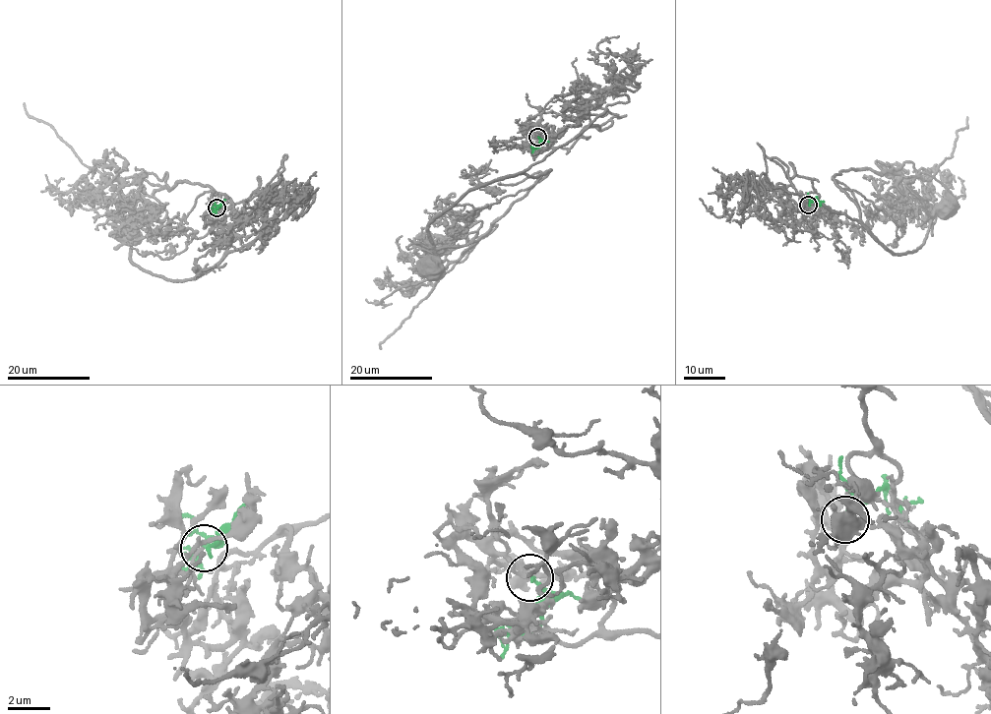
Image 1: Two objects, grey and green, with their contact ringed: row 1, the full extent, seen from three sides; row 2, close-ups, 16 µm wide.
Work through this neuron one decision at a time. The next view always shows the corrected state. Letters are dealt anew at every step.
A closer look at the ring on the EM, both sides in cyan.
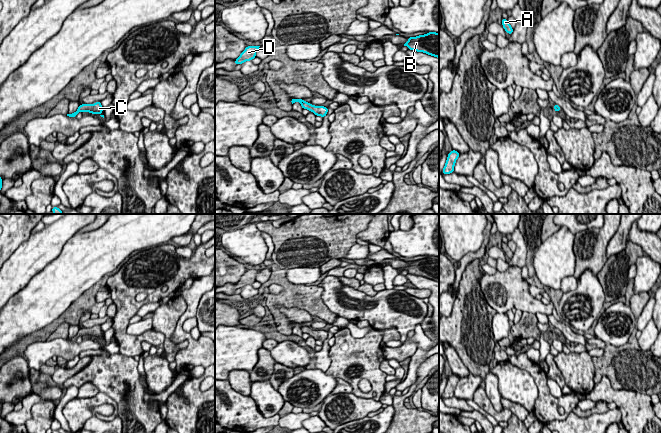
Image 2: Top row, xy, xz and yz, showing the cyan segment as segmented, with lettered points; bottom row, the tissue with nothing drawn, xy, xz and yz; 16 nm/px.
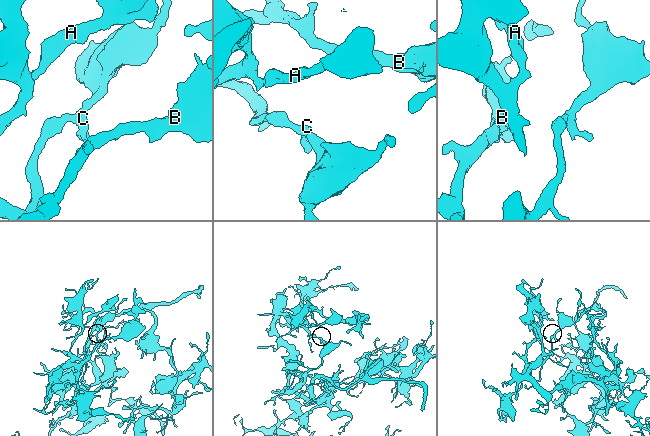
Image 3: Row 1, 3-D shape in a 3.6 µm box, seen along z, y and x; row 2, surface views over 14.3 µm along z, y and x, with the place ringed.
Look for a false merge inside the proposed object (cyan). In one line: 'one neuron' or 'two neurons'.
one neuron

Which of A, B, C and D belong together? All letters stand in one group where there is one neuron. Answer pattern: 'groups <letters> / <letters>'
groups A B C D

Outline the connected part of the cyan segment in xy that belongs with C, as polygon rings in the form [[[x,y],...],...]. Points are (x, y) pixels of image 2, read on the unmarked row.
[[[97,325],[96,327],[90,329],[90,328],[82,328],[78,330],[78,333],[76,336],[72,337],[72,338],[67,338],[67,340],[69,341],[73,341],[75,342],[77,340],[77,338],[79,336],[89,336],[90,338],[99,338],[101,341],[104,342],[104,339],[102,339],[102,335],[103,335],[103,330],[101,329],[101,325]]]

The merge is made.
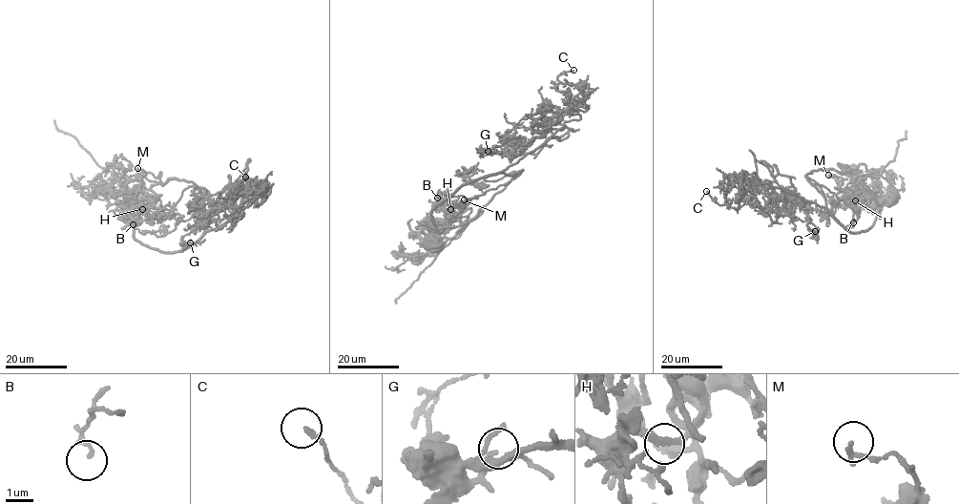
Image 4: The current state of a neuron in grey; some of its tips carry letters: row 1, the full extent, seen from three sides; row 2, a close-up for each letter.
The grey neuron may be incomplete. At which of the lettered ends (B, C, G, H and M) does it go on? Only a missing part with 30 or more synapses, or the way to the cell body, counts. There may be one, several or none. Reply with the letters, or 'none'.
none

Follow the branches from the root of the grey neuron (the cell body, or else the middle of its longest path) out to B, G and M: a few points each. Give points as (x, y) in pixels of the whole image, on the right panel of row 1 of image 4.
B: (890, 199), (882, 201), (873, 225), (850, 232), (814, 184), (844, 201), (854, 213), (850, 227), (853, 222)
G: (890, 199), (873, 225), (850, 232), (824, 207), (782, 190), (760, 161), (772, 176), (789, 177), (815, 231)
M: (890, 199), (877, 203), (860, 181), (865, 175), (847, 184), (852, 190), (844, 201), (837, 179), (828, 175)

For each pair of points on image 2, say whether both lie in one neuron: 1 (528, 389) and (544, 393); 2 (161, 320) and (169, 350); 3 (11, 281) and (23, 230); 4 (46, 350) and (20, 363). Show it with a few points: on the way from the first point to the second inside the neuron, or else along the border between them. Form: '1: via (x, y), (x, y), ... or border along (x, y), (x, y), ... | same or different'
1: border along (526, 370), (537, 388), (534, 410) | different
2: via (167, 327), (167, 343) | same
3: border along (31, 234), (10, 256) | different
4: border along (27, 363), (29, 367) | different

